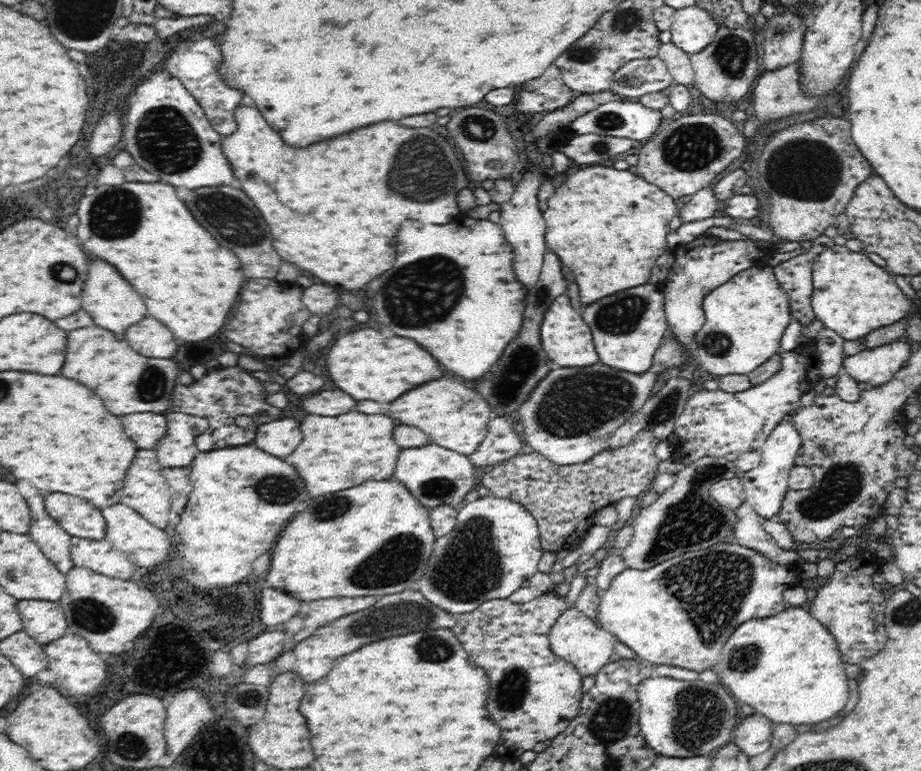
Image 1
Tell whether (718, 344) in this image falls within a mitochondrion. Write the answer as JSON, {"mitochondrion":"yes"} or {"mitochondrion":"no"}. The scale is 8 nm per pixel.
{"mitochondrion":"yes"}

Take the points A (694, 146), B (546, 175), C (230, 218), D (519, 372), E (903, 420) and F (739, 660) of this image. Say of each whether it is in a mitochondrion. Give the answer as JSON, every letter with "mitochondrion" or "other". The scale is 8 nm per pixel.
{"A":"mitochondrion","B":"other","C":"mitochondrion","D":"mitochondrion","E":"other","F":"mitochondrion"}

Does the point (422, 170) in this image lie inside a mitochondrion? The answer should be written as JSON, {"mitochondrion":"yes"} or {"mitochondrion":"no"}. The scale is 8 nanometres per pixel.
{"mitochondrion":"yes"}

